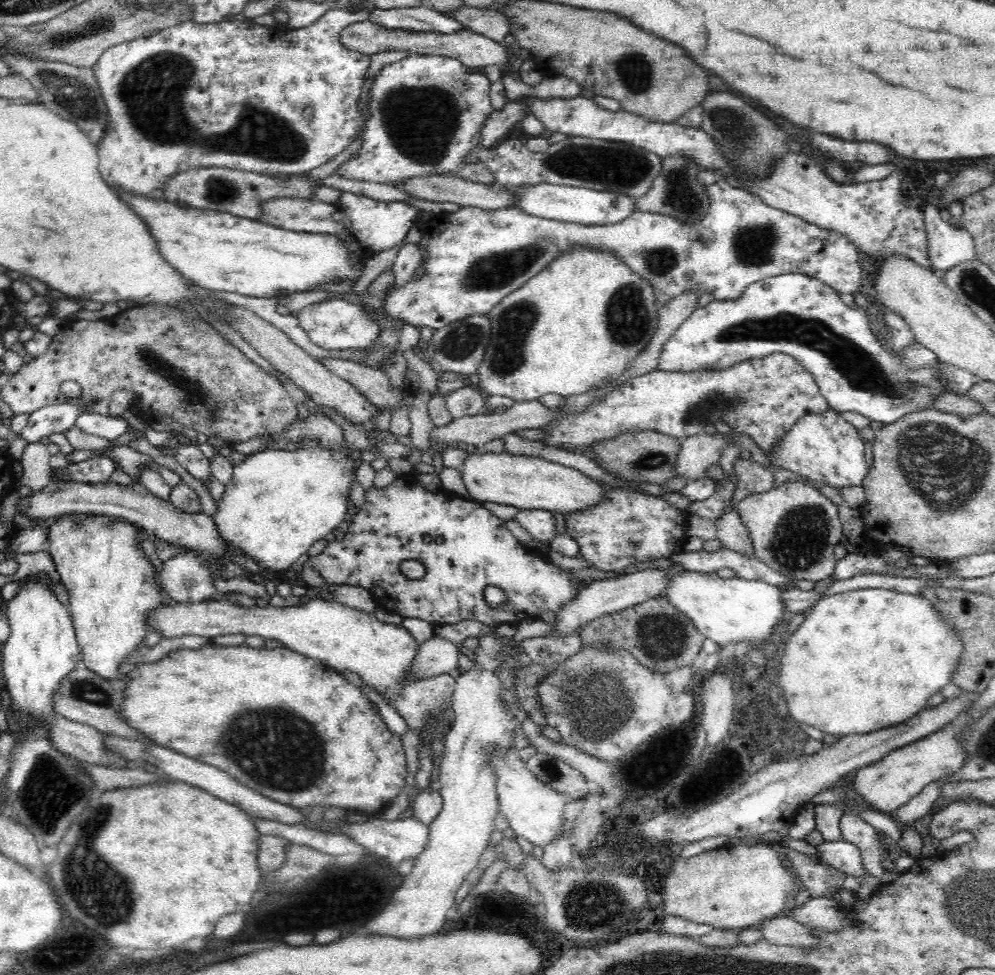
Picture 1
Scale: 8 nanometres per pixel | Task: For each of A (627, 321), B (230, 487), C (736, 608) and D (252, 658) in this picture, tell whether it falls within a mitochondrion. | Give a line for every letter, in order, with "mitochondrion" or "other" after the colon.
A: mitochondrion
B: other
C: other
D: other

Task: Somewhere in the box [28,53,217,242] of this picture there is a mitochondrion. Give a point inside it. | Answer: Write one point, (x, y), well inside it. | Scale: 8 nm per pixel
(70, 93)

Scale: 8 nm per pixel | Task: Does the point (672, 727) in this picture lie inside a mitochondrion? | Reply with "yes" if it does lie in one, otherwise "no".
no

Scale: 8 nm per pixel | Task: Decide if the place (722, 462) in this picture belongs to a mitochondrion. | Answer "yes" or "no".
no

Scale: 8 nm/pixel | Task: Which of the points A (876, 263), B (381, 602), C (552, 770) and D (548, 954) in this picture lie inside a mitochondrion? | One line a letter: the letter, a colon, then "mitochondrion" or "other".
A: other
B: other
C: mitochondrion
D: other

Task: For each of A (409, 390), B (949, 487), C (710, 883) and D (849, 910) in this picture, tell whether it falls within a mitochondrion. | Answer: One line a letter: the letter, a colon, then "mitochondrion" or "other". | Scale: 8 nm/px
A: other
B: mitochondrion
C: other
D: other

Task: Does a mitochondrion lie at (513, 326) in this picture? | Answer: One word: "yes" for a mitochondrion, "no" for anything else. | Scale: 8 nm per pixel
yes

